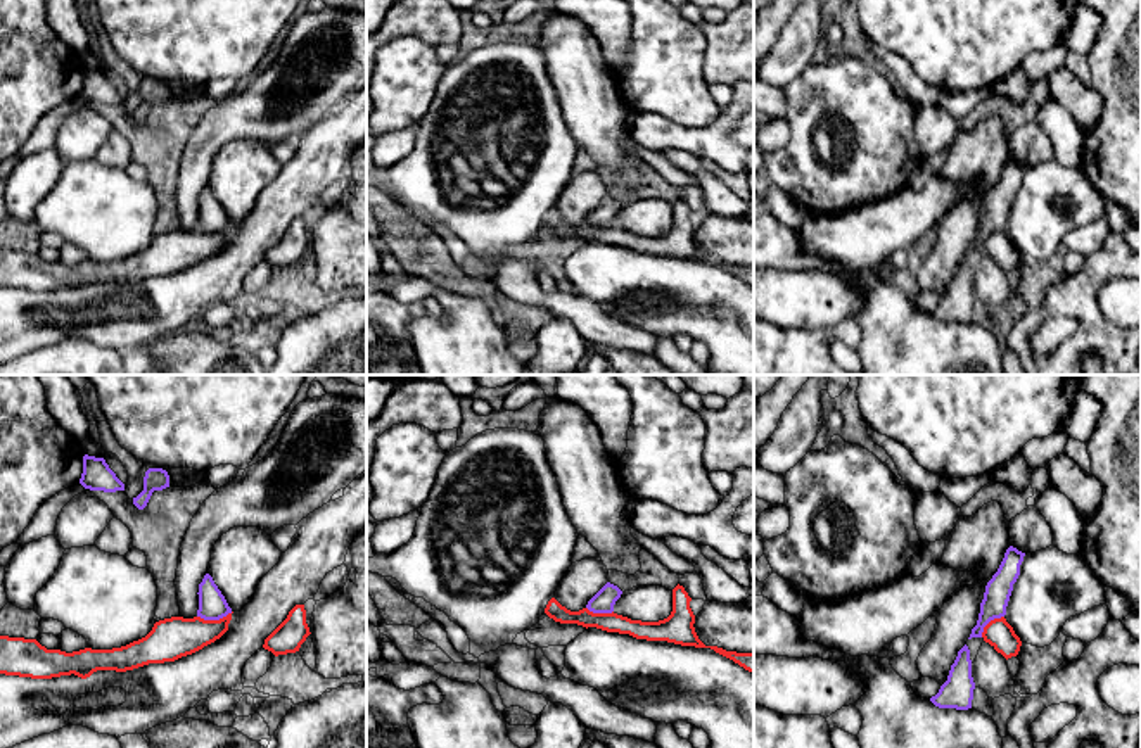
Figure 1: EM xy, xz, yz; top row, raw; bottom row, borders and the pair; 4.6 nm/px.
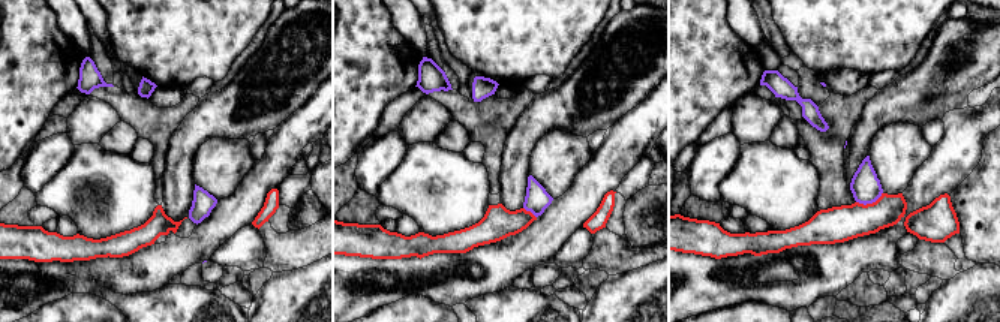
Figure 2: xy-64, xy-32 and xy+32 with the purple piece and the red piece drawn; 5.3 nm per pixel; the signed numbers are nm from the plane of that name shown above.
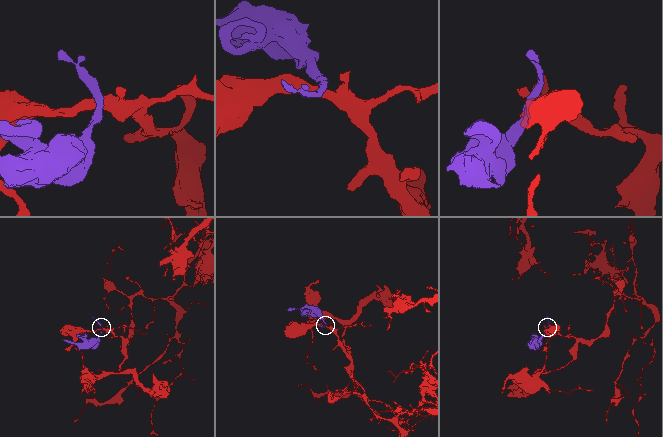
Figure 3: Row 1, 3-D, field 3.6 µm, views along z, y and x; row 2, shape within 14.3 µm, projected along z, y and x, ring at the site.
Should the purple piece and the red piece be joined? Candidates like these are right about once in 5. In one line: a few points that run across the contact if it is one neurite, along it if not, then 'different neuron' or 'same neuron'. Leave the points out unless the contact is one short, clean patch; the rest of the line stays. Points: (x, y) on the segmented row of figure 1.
line xy (232, 612), (218, 619), (197, 617); different neuron

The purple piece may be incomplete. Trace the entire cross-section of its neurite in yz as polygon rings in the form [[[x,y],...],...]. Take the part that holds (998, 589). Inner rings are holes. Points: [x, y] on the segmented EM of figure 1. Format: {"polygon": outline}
{"polygon": [[[1010,546],[1004,553],[1004,558],[992,575],[992,579],[985,586],[984,599],[980,603],[980,613],[977,625],[972,629],[972,637],[982,637],[984,627],[994,620],[1006,615],[1006,606],[1013,591],[1013,584],[1020,575],[1020,565],[1023,561],[1025,553]]]}

